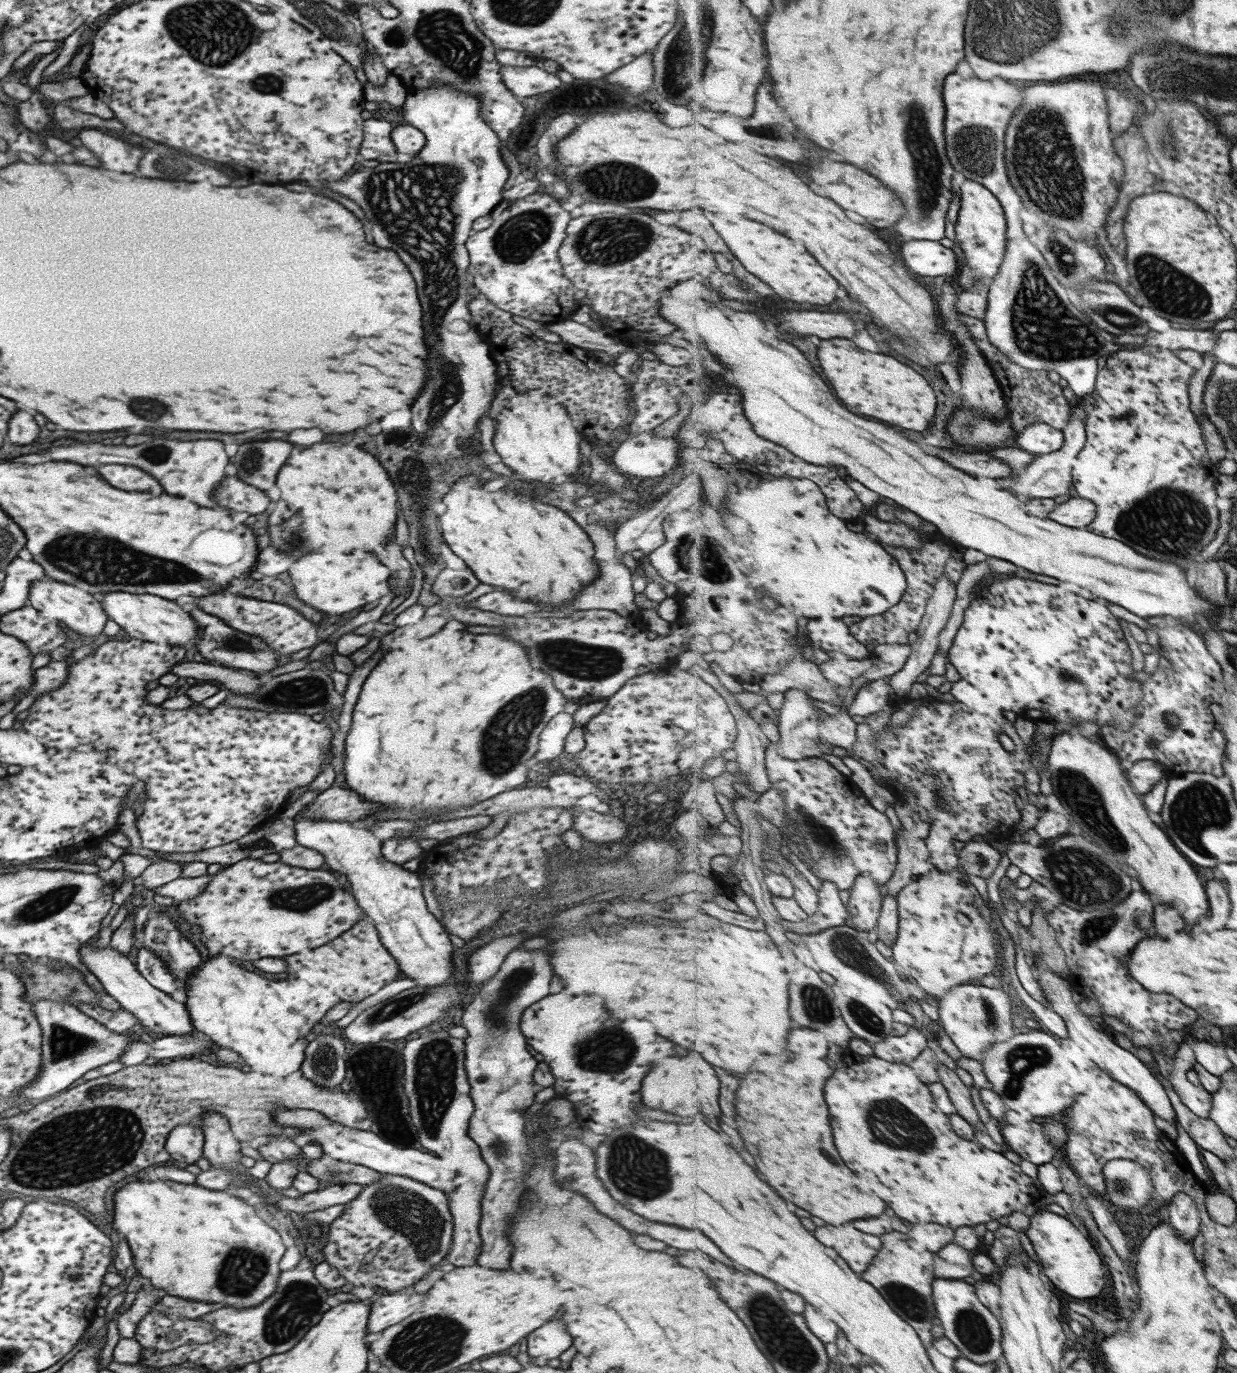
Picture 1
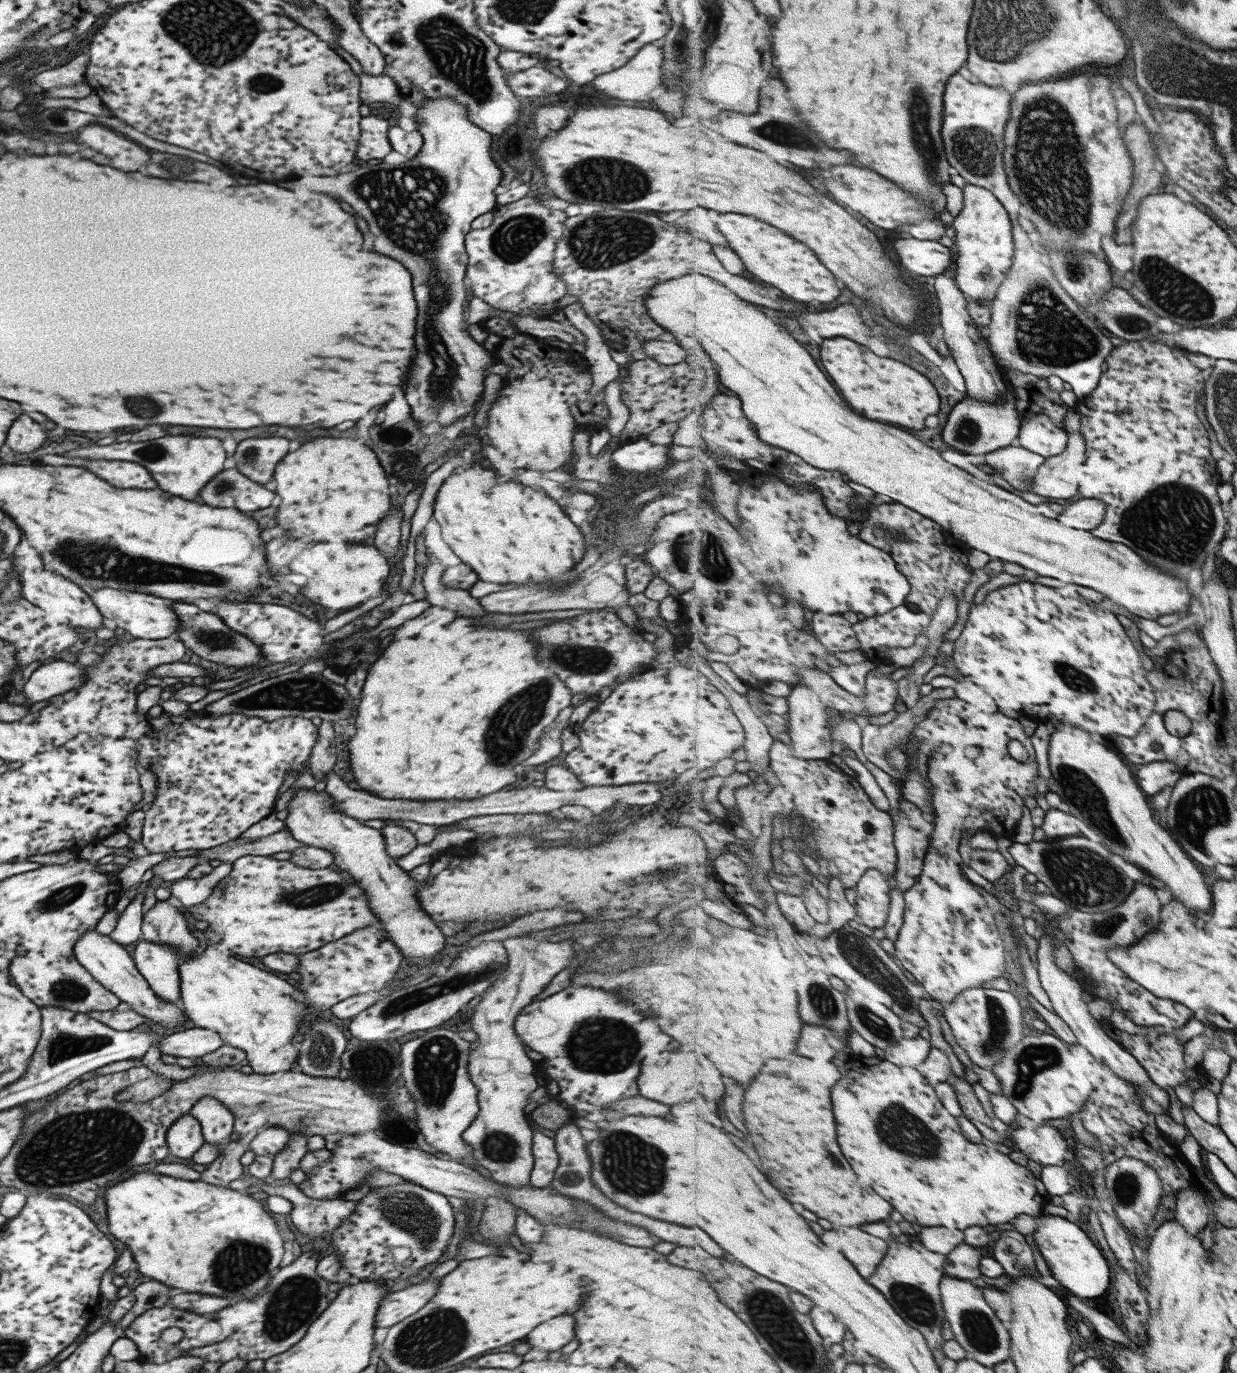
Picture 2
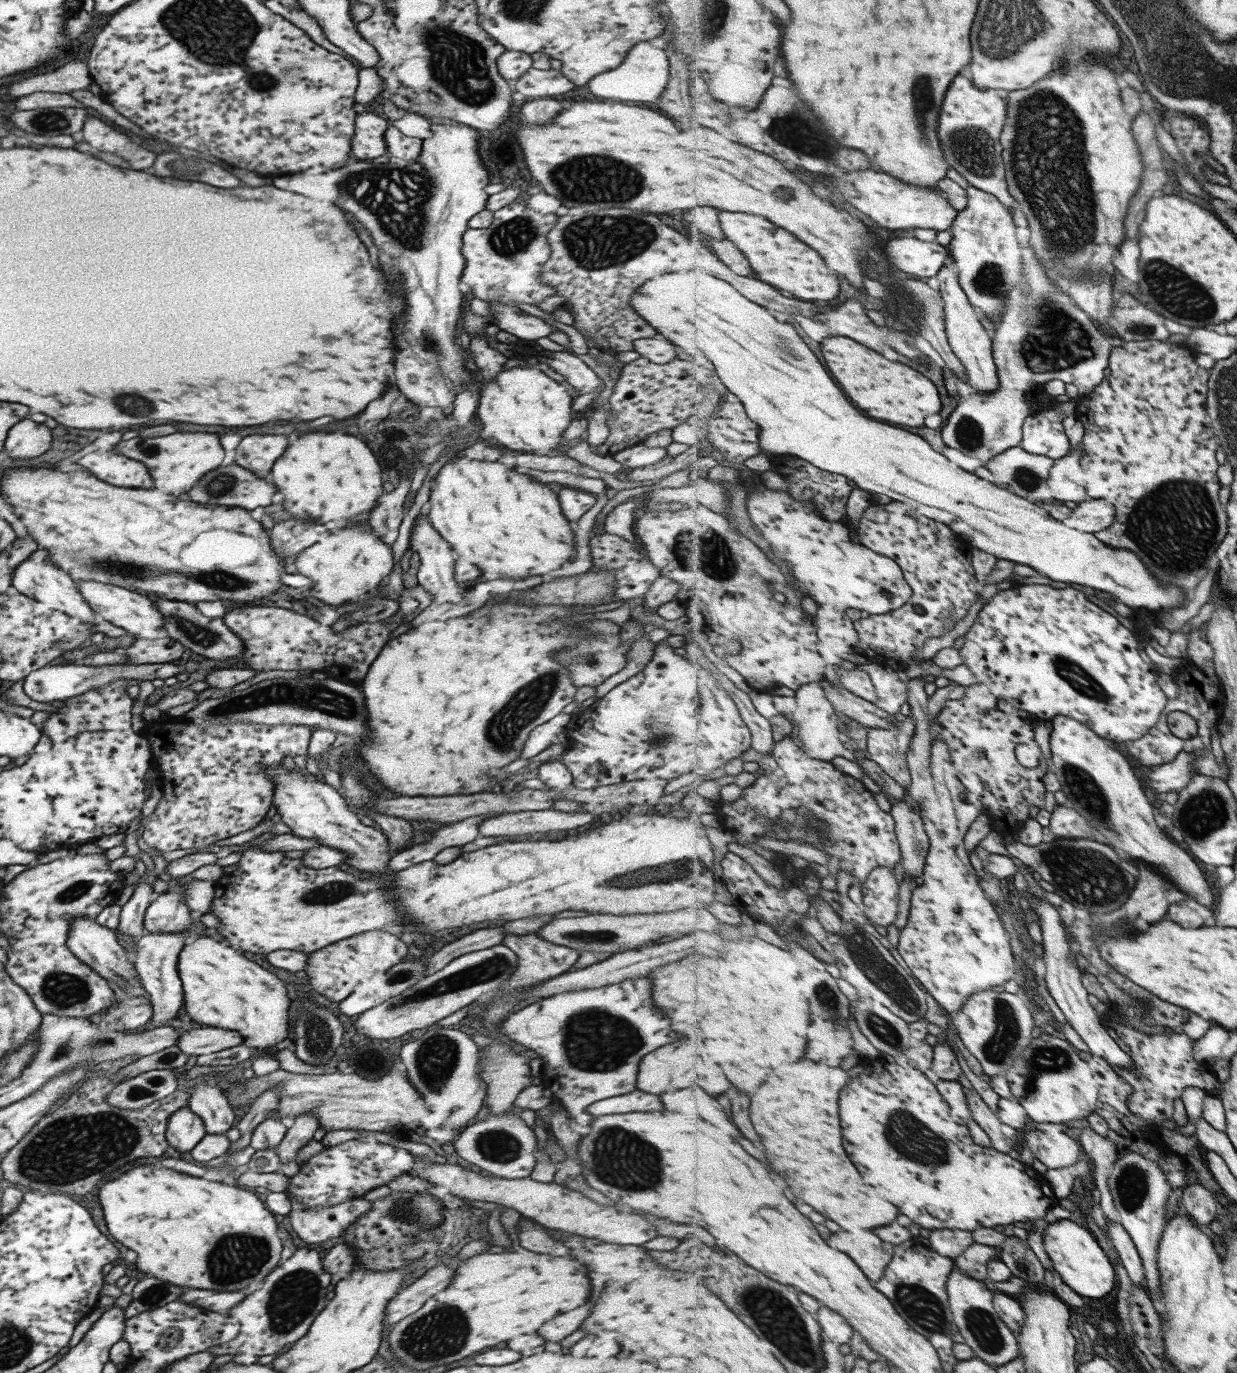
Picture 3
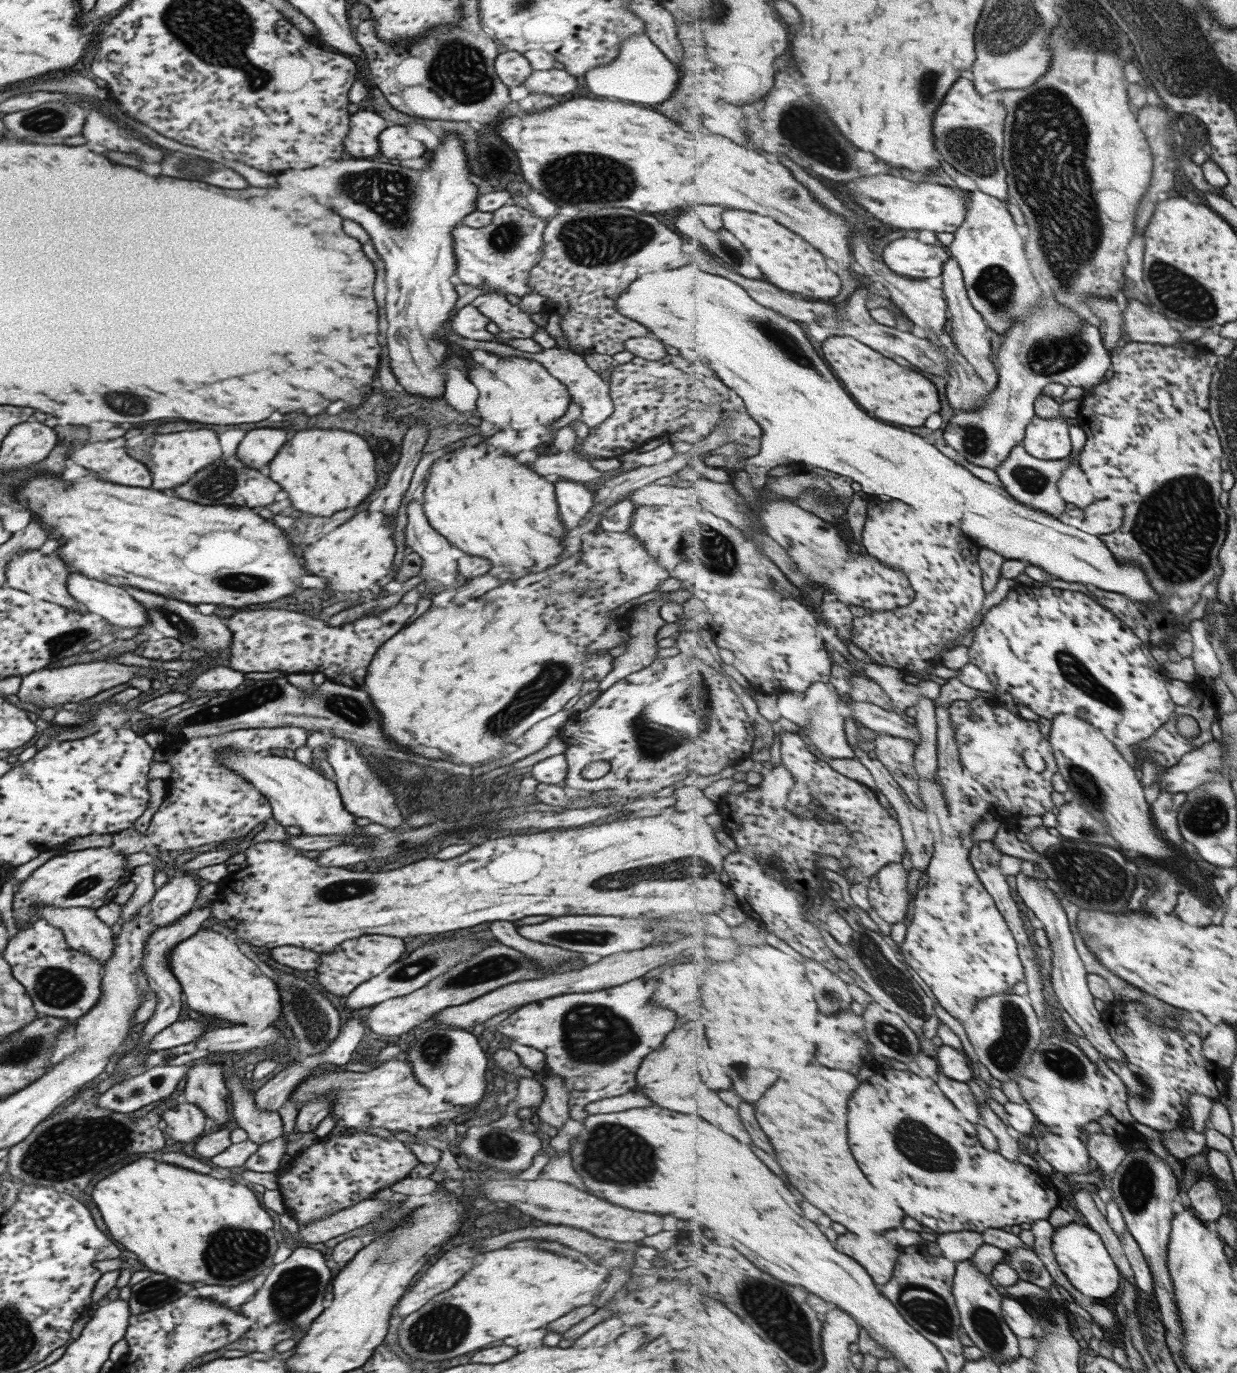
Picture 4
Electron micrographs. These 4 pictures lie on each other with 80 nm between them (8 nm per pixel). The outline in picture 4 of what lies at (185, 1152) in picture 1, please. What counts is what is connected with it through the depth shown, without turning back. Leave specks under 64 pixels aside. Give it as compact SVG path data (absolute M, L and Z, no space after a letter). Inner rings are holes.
M183 1099L166 1108L160 1118L165 1124L162 1132L175 1142L189 1142L205 1130L203 1111Z

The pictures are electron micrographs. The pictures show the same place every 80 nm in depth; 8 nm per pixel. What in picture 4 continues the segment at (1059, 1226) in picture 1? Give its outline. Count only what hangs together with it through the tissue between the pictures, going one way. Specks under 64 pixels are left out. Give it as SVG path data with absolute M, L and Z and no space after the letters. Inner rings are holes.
M1075 1222L1056 1227L1056 1235L1053 1237L1053 1252L1075 1288L1091 1298L1109 1298L1119 1292L1121 1288L1122 1271L1111 1256L1102 1236L1091 1227Z

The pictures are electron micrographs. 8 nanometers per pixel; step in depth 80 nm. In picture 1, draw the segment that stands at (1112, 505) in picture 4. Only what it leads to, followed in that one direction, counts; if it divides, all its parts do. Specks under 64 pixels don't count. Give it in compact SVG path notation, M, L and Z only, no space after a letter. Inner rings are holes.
M1071 497L1068 501L1058 504L1057 508L1053 508L1047 518L1072 528L1084 529L1095 523L1097 515L1098 508L1093 501Z

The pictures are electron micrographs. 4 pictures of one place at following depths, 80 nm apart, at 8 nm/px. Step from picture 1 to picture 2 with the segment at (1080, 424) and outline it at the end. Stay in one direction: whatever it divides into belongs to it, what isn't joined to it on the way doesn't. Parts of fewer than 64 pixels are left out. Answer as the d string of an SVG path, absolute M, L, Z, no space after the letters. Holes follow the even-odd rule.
M1080 428L1077 433L1069 434L1069 442L1063 453L1050 457L1045 461L1045 465L1039 467L1039 473L1033 480L1033 489L1029 492L1044 496L1049 500L1063 499L1071 501L1083 498L1081 492L1079 492L1079 475L1085 459L1086 440Z

